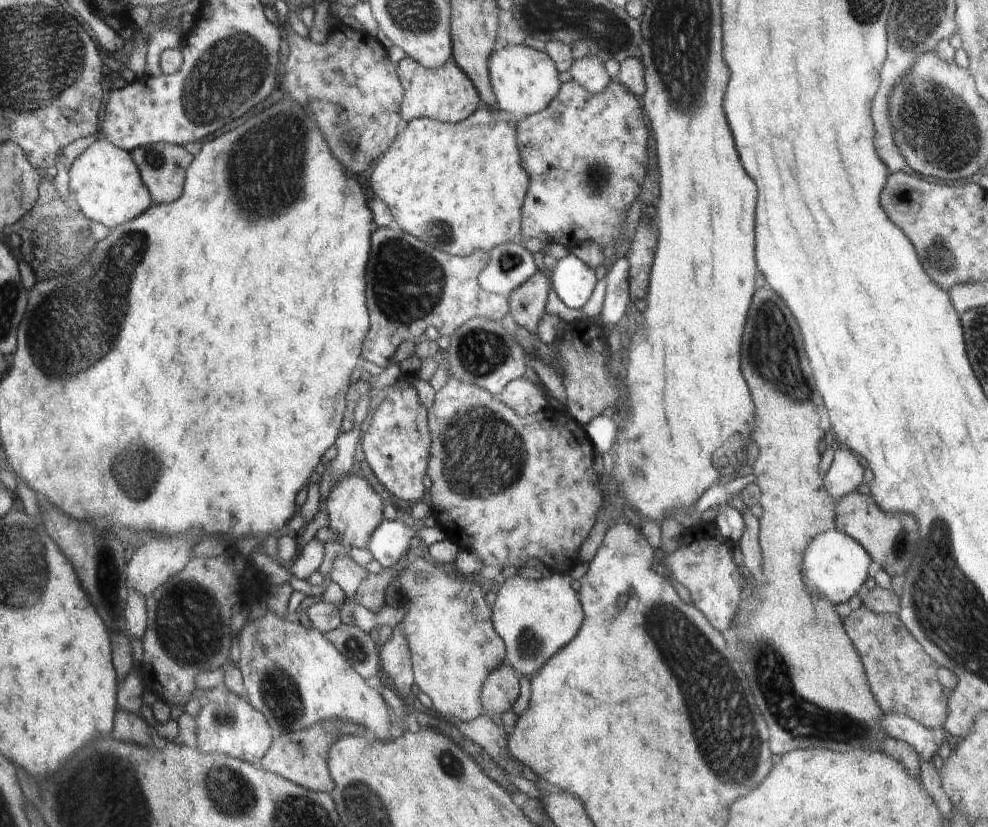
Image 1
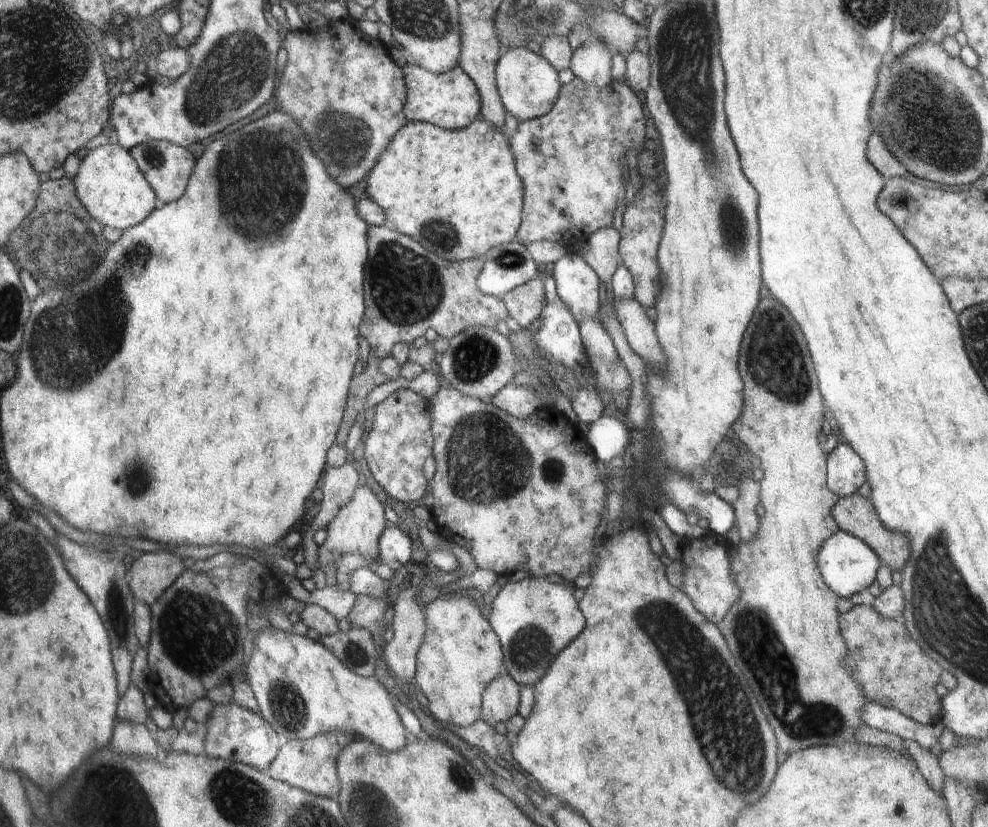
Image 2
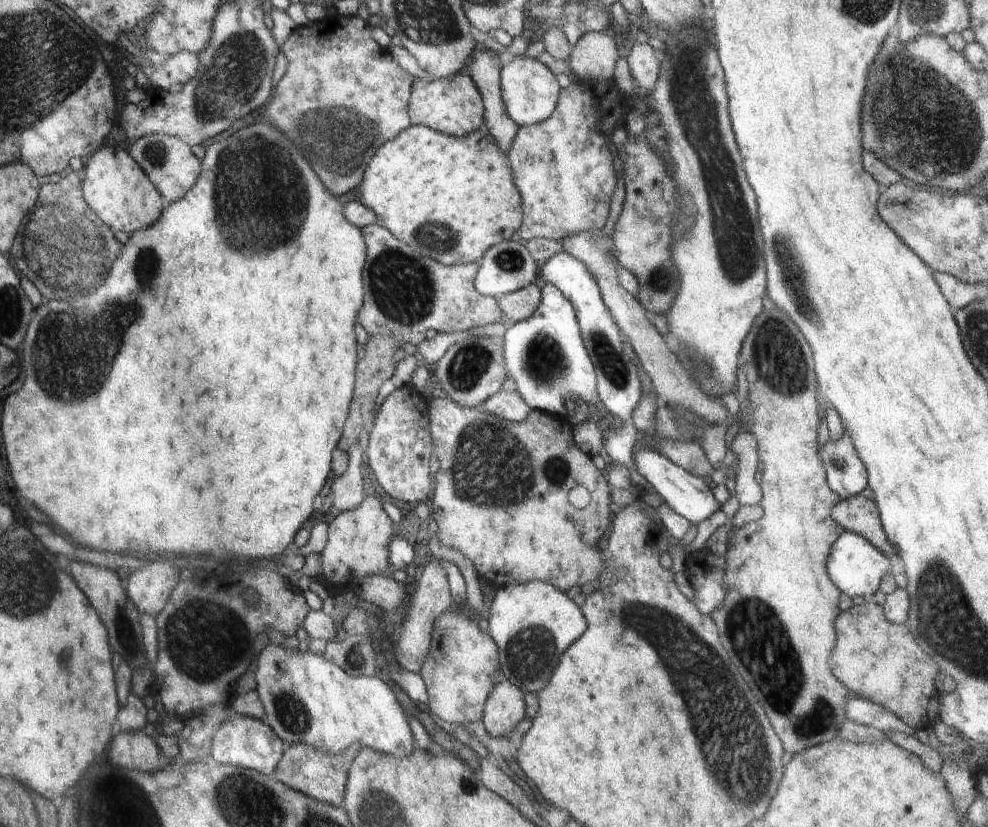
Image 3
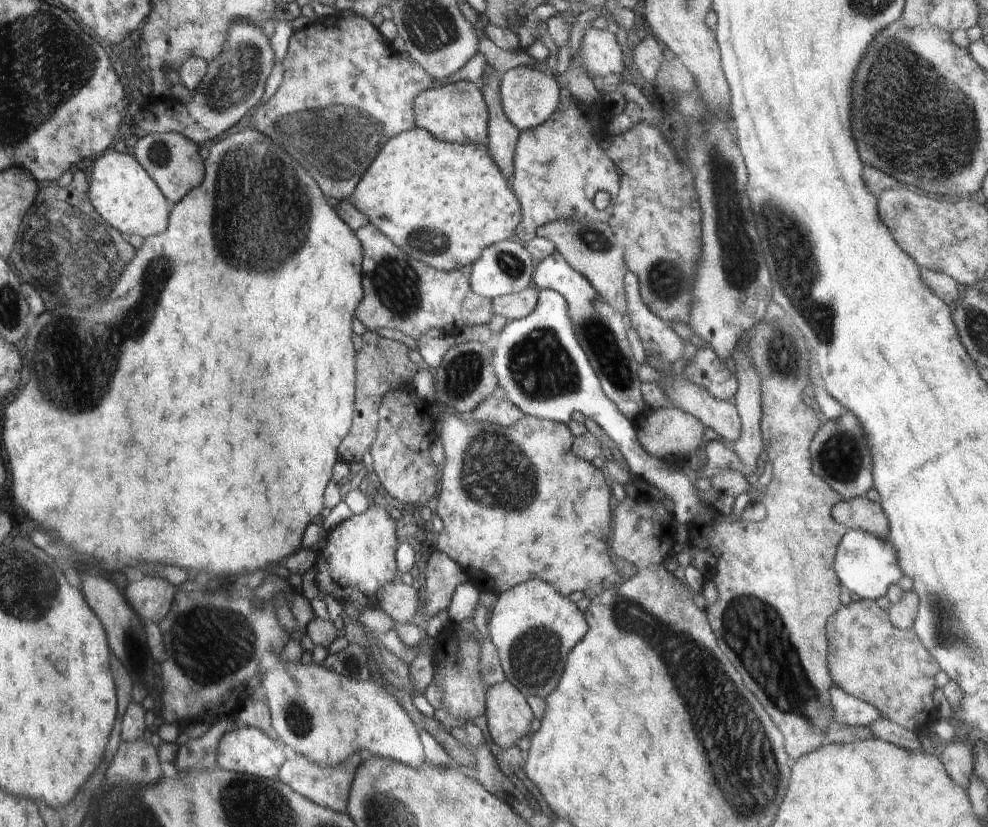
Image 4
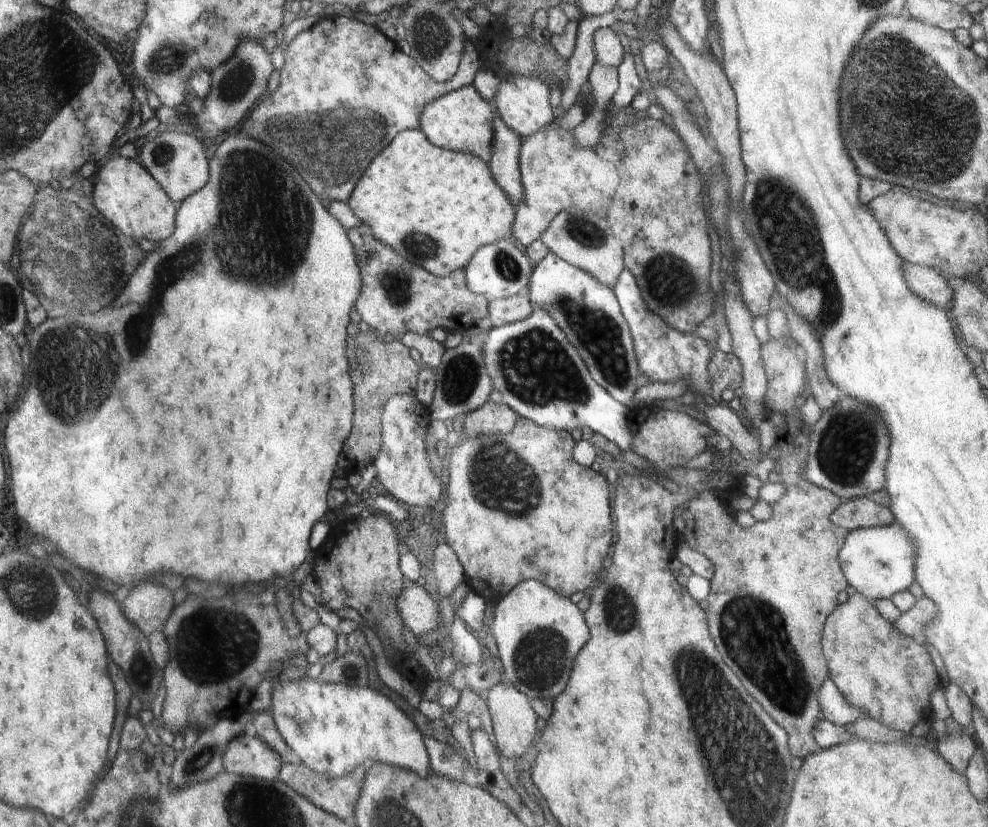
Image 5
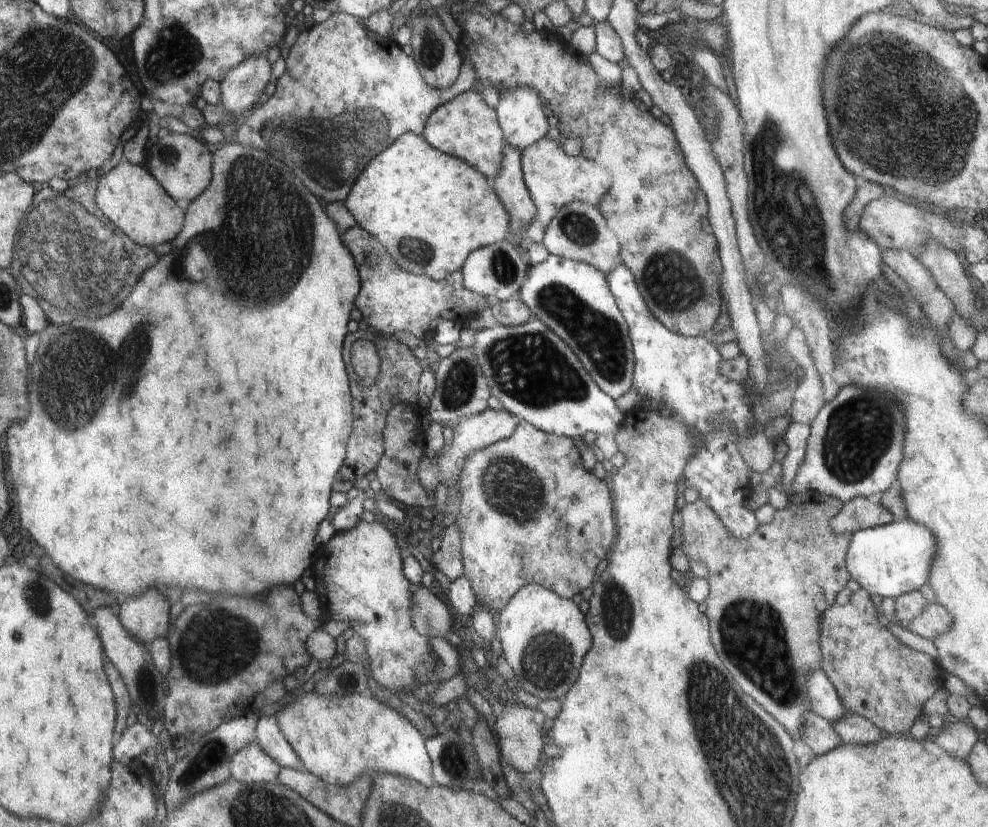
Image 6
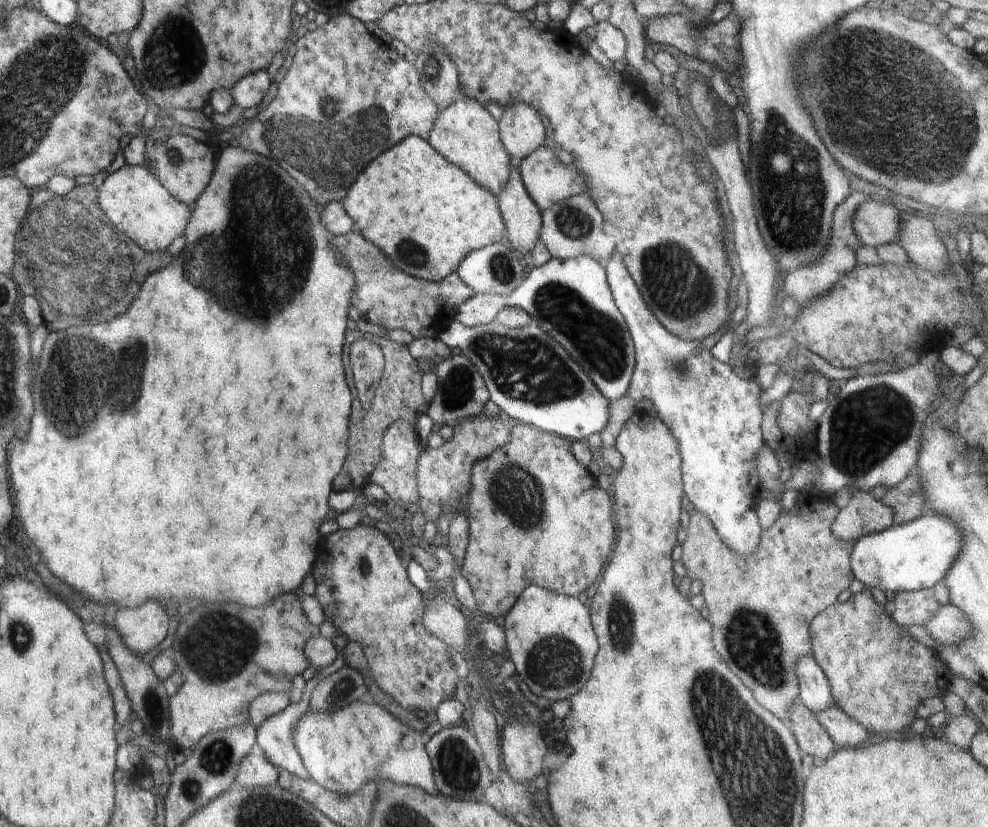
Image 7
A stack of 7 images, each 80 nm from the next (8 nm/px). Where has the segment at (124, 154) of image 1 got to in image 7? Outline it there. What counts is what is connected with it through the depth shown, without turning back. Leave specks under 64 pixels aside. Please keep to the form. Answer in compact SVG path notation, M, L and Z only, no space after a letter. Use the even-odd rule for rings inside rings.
M145 164L124 165L106 177L97 194L101 209L110 222L125 231L142 250L150 253L164 252L174 238L184 234L184 228L191 220L184 203L180 204L165 185L146 169Z

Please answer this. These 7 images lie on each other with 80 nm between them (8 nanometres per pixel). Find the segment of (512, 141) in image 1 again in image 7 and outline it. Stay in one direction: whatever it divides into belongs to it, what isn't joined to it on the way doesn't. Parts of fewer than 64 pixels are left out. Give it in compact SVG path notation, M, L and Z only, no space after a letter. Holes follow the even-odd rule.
M416 135L402 139L370 162L366 170L362 170L341 203L355 224L354 230L377 246L389 258L390 264L407 275L427 281L441 281L457 270L456 262L461 263L466 254L500 243L506 237L506 227L495 196L470 182L462 170L432 148L427 140Z

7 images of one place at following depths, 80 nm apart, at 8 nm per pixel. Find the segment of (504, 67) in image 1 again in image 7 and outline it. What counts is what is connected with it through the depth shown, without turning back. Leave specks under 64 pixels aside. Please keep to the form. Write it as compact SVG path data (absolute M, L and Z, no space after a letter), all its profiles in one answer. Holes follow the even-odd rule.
M518 103L504 109L499 122L500 140L513 161L521 161L546 140L546 130L534 107Z

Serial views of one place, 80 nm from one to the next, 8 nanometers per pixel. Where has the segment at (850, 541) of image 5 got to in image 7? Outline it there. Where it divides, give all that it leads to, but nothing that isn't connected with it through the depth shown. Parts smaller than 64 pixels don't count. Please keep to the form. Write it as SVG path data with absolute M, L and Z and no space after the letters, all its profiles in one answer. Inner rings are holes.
M928 513L905 525L893 525L858 539L853 543L851 569L866 588L876 586L890 596L931 589L945 580L964 548L965 534L954 519L940 513Z

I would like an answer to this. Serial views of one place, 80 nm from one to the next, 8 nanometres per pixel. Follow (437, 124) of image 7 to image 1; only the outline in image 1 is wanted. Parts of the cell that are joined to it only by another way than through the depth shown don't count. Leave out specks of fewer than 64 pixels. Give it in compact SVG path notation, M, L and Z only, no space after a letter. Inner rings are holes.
M406 56L395 67L398 80L404 90L399 113L401 125L408 124L414 118L423 117L456 124L456 122L469 118L483 104L470 78L452 58L442 68L426 68L420 62Z

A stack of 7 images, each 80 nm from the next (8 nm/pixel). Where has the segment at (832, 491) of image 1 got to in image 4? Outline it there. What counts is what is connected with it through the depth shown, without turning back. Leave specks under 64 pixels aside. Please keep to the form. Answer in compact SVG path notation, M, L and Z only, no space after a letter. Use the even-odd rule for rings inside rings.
M845 412L836 420L824 422L812 439L810 454L814 474L822 478L835 493L840 495L842 500L864 497L866 492L874 488L871 446L867 445L866 434L862 434L862 422L858 422L858 418L854 418L854 414Z

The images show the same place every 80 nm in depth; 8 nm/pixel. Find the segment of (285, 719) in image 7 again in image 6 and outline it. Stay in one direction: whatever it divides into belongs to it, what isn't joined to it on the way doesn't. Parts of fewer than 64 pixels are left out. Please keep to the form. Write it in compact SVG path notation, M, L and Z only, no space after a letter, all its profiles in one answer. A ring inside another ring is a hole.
M278 714L261 716L255 726L257 742L282 767L302 771L304 766L279 725Z

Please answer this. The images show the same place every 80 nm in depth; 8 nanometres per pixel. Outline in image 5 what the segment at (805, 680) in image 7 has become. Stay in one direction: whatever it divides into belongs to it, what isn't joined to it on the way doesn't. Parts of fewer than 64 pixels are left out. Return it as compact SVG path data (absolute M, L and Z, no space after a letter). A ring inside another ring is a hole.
M826 678L826 682L822 682L818 689L817 699L823 714L823 718L835 725L847 727L860 717L866 714L857 708L852 708L842 694L834 688L834 684L830 682L830 678Z

